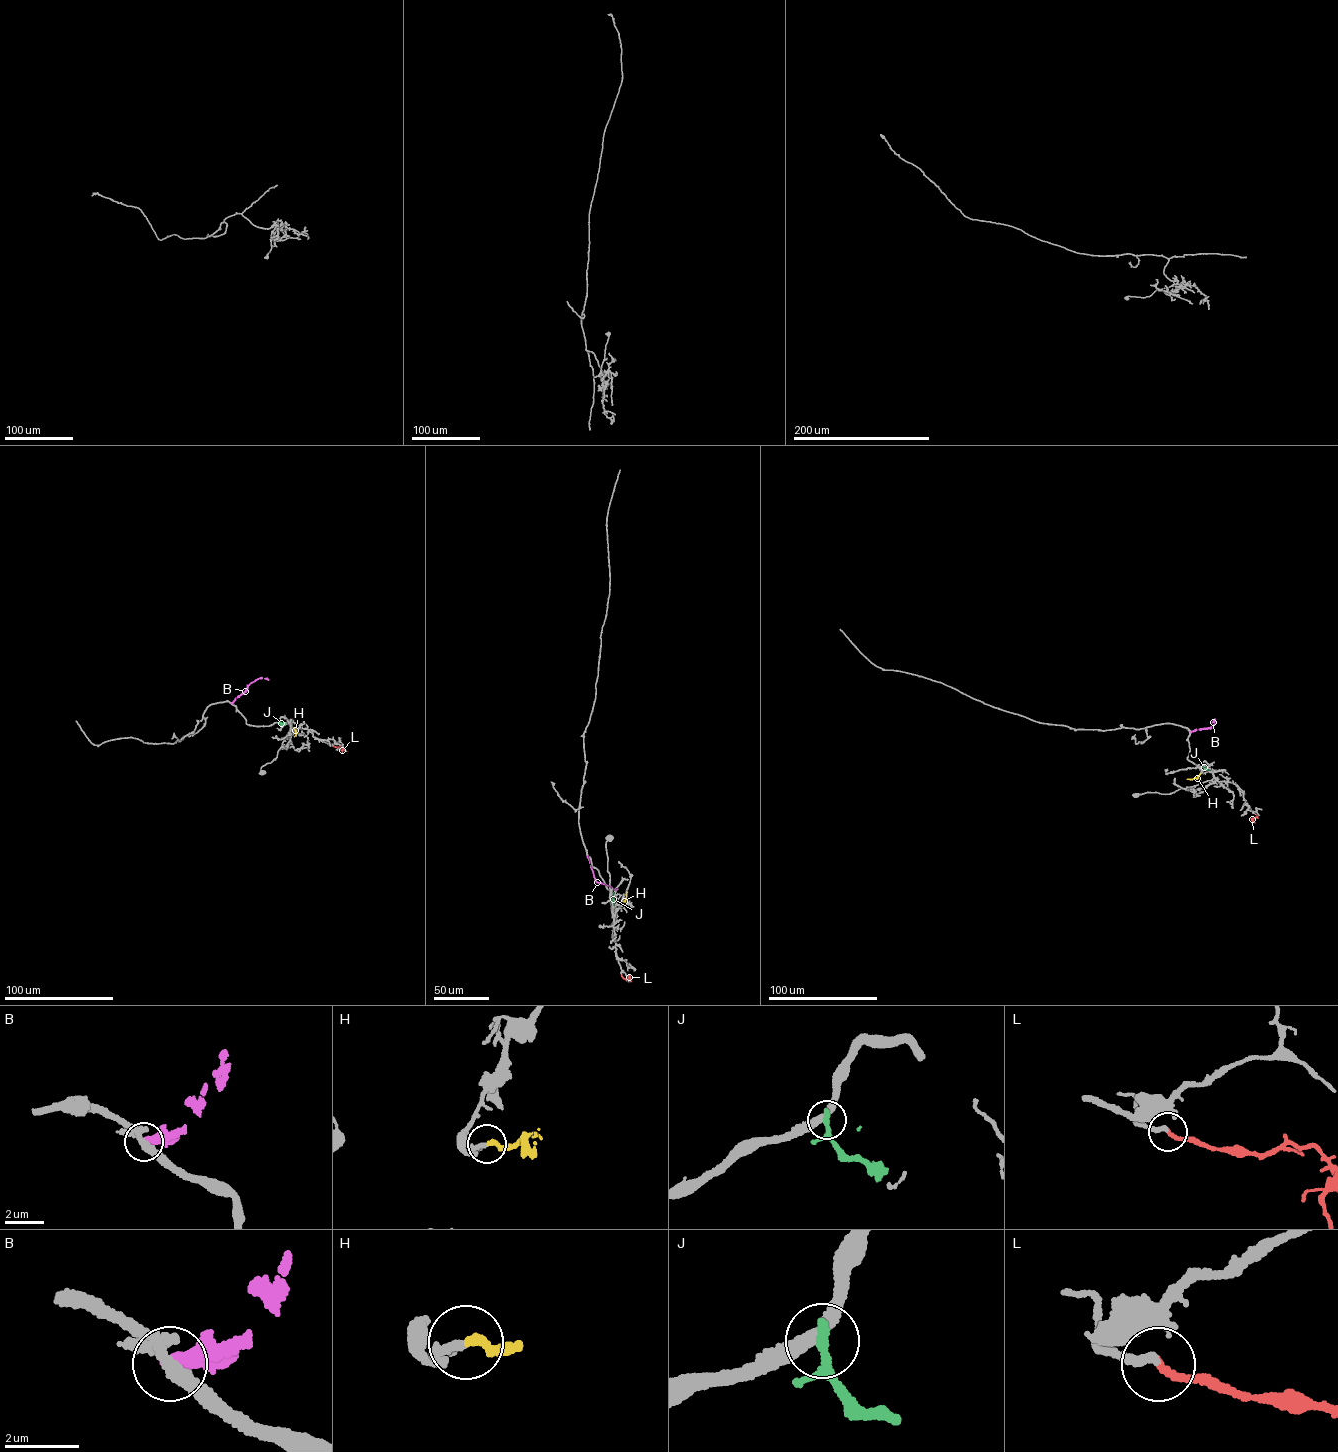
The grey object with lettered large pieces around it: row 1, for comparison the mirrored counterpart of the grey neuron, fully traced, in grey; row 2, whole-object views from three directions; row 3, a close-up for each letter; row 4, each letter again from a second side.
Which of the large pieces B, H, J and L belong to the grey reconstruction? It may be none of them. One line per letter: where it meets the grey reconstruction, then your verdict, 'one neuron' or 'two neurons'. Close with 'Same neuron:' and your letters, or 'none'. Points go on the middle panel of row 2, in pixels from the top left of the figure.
B: (587, 856) | two neurons
H: (622, 901) | one neuron
J: (613, 893) | two neurons
L: (621, 975) | one neuron
Same neuron: H, L

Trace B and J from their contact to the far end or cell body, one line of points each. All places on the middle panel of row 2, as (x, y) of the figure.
B: (587, 855), (596, 881), (617, 888)
J: (613, 893), (614, 905)

